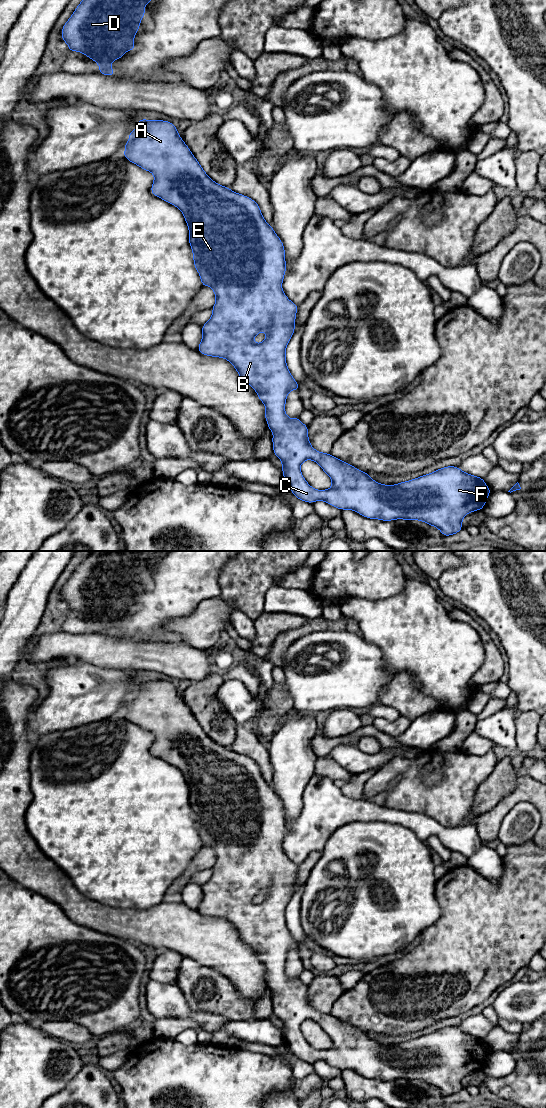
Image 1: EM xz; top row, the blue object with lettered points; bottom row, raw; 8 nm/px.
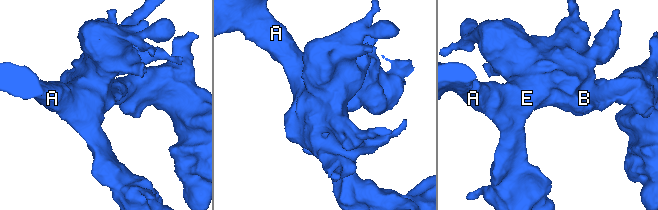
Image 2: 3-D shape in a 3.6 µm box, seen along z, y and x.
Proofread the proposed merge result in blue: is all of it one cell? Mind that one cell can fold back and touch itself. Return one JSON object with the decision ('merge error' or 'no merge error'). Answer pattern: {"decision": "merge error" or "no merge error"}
{"decision": "no merge error"}

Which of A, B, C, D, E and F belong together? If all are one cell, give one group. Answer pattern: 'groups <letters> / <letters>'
groups A B C D E F

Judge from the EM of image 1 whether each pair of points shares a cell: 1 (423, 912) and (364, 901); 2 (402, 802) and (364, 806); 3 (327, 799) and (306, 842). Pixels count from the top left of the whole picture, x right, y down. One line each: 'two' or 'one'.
1: one
2: two
3: one

